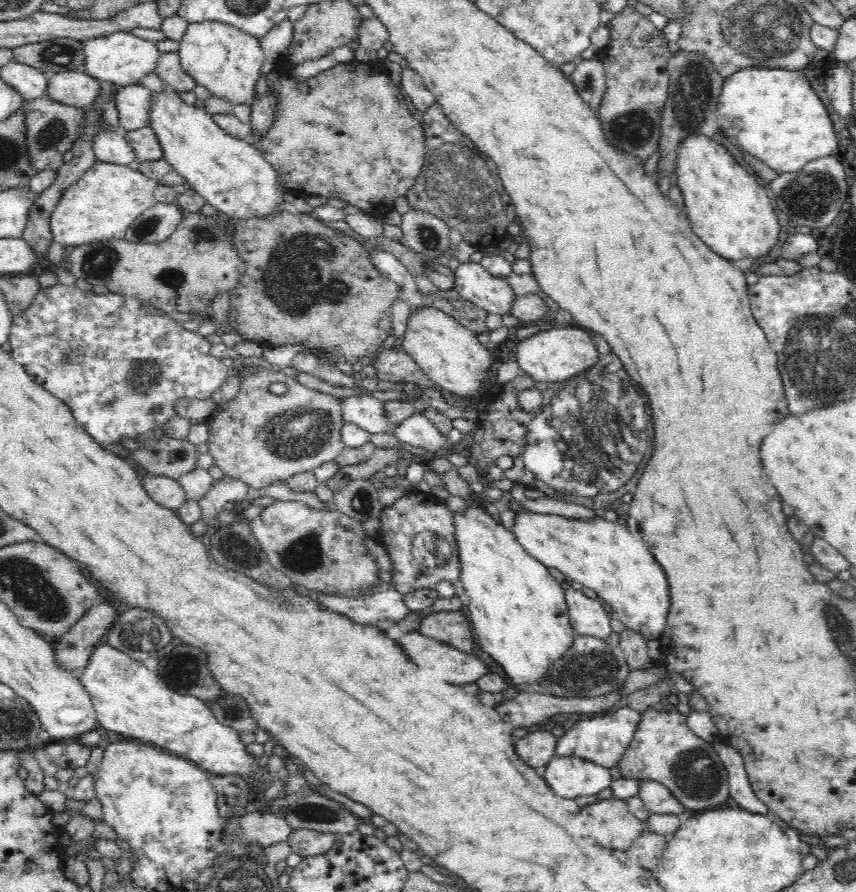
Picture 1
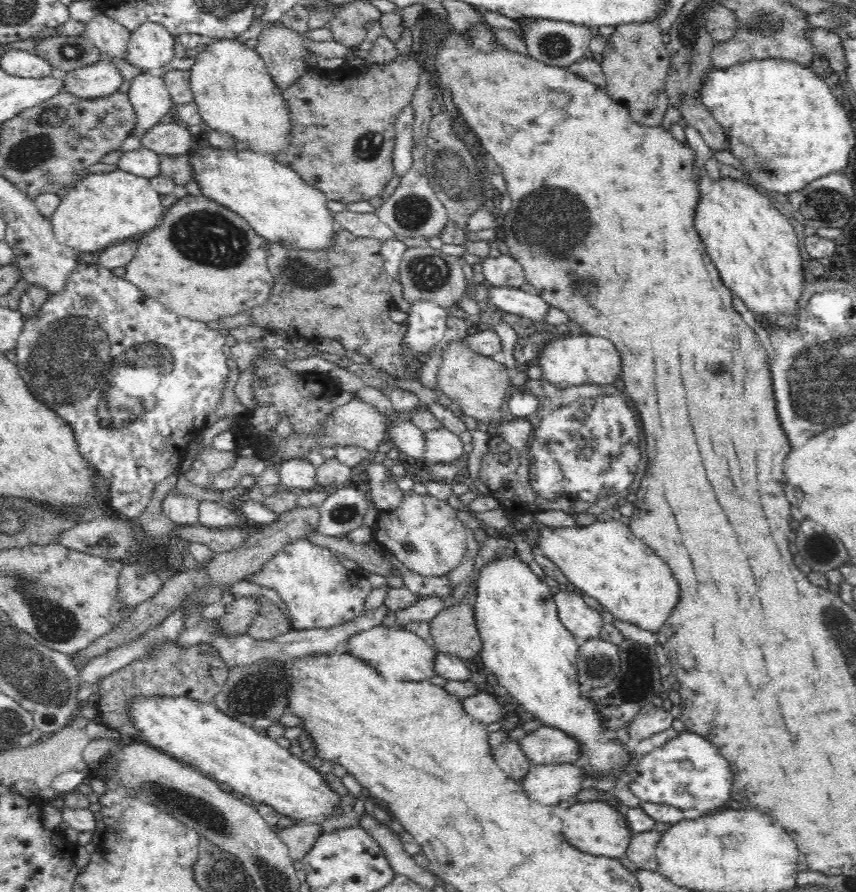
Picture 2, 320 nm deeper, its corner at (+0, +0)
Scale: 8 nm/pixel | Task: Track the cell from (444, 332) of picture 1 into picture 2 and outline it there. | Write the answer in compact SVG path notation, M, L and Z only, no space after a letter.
M446 338L446 343L437 375L438 386L452 402L458 403L463 414L475 421L489 424L501 413L502 402L511 387L510 379L513 374L503 364L494 362L491 357L482 356L468 349L468 345L460 338L456 340Z

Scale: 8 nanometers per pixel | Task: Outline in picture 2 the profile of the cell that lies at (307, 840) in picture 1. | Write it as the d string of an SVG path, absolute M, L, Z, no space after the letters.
M303 824L283 828L278 838L288 846L289 856L293 862L300 862L312 850L316 839L322 836L322 826L318 824Z

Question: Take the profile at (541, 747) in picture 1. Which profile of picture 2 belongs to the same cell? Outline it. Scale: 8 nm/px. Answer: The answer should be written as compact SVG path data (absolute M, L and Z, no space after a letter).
M518 740L500 743L493 750L493 759L512 780L522 780L533 765L524 754Z

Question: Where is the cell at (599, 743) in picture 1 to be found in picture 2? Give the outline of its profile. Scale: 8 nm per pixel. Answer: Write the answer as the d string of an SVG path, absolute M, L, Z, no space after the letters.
M551 726L527 732L519 743L528 760L536 765L574 763L581 756L579 742Z

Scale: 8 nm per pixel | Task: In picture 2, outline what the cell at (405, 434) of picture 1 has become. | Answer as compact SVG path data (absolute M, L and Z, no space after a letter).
M445 427L424 432L424 437L424 461L430 465L457 462L464 454L462 440Z

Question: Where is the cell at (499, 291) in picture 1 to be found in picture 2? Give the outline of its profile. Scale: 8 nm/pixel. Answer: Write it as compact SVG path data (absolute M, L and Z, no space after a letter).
M491 286L488 289L489 303L501 311L528 318L532 322L545 323L551 307L540 295L524 292L519 288Z

